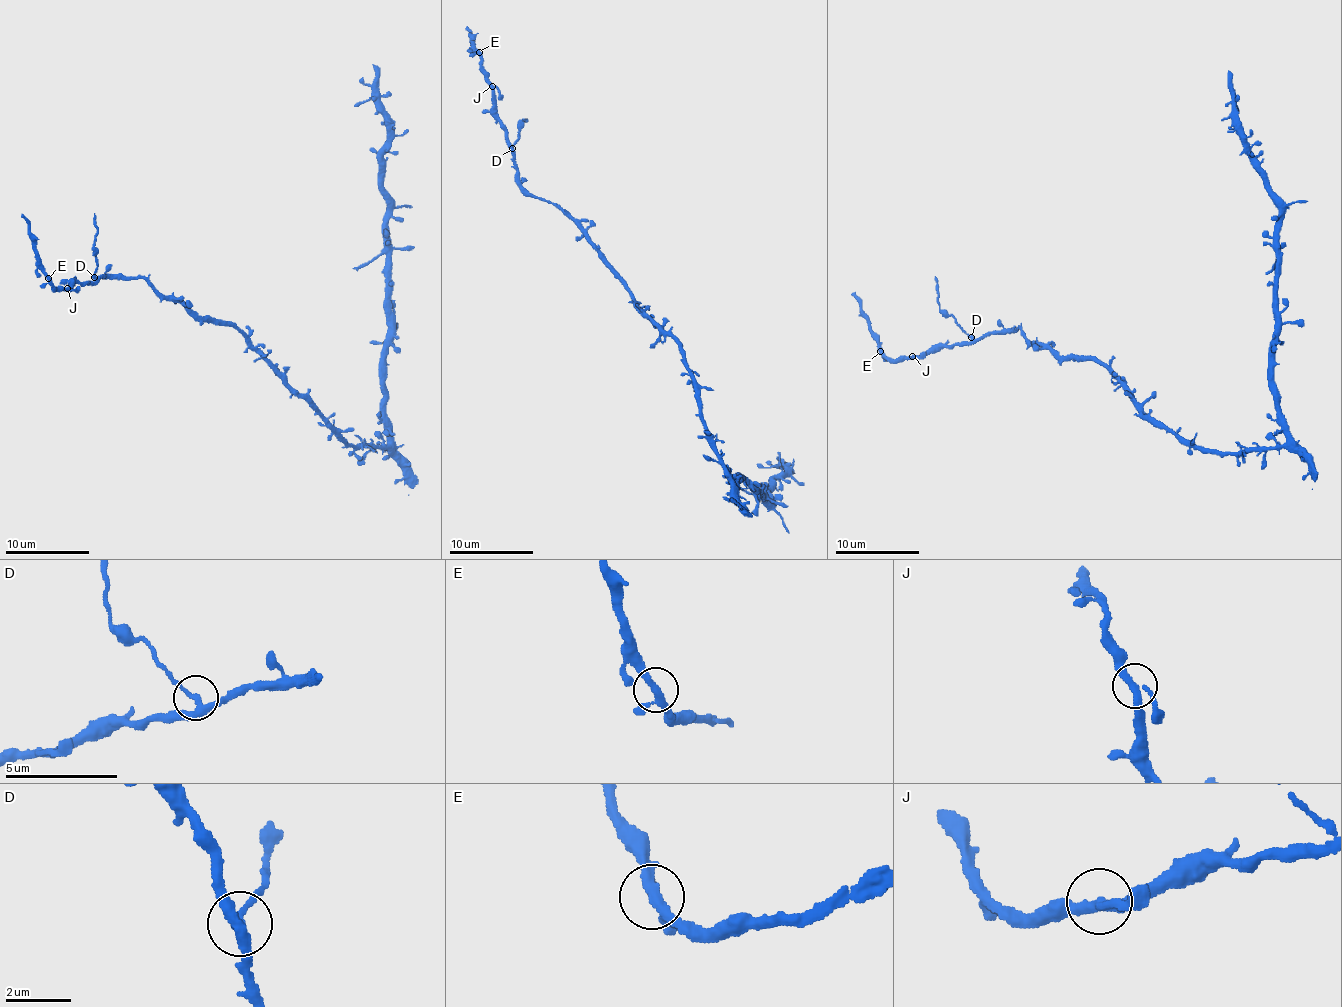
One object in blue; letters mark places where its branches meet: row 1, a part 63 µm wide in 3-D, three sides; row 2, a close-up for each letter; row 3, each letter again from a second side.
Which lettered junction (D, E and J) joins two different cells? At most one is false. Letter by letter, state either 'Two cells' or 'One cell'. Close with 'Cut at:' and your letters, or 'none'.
D: Two cells
E: One cell
J: One cell
Cut at: D

